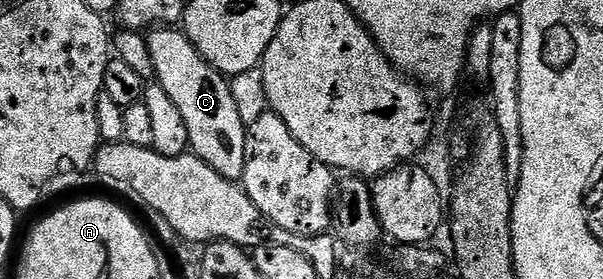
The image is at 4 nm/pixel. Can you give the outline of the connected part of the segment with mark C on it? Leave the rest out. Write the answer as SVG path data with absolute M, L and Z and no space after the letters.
M155 27L146 36L146 45L154 67L153 79L172 98L184 118L184 126L188 126L189 151L225 180L241 181L248 124L245 119L242 121L238 100L230 89L231 81L201 56L186 33L177 27Z

